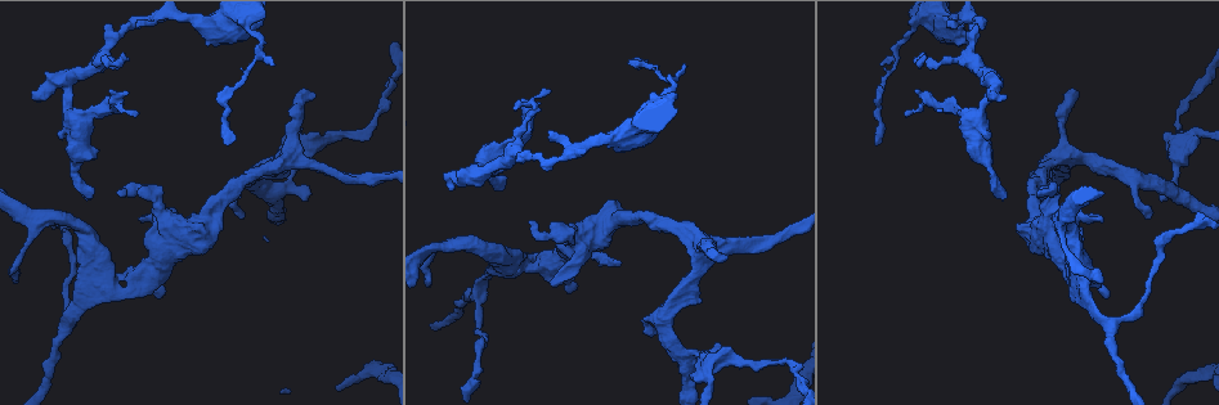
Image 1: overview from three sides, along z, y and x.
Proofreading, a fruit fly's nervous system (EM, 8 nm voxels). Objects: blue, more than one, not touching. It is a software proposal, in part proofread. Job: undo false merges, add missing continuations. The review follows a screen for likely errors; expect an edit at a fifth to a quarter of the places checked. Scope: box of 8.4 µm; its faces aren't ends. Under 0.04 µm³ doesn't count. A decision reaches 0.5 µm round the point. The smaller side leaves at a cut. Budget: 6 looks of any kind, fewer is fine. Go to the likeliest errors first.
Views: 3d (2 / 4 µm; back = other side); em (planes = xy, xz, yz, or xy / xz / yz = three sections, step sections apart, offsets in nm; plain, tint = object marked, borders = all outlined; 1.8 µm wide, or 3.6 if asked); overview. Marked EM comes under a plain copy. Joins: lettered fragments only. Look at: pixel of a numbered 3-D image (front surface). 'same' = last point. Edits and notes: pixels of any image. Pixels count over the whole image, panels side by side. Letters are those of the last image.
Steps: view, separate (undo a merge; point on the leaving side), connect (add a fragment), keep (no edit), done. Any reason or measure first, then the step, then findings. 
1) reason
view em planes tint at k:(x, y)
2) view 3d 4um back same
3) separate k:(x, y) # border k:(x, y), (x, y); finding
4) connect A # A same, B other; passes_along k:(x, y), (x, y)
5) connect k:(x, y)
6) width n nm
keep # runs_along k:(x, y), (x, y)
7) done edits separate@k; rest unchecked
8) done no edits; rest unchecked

free end
view 3d 4um at 1:(925, 58)

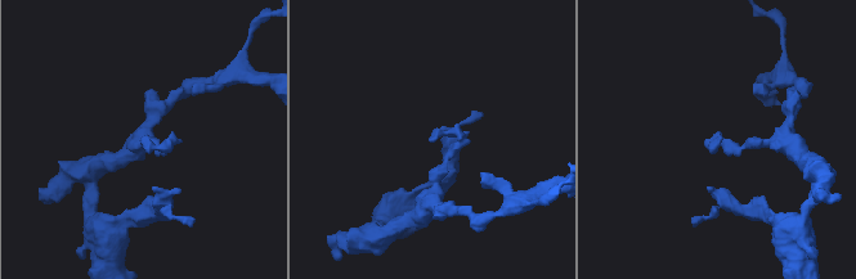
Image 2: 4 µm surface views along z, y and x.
view em 3.6um xy step 8 borders at 2:(147, 139)

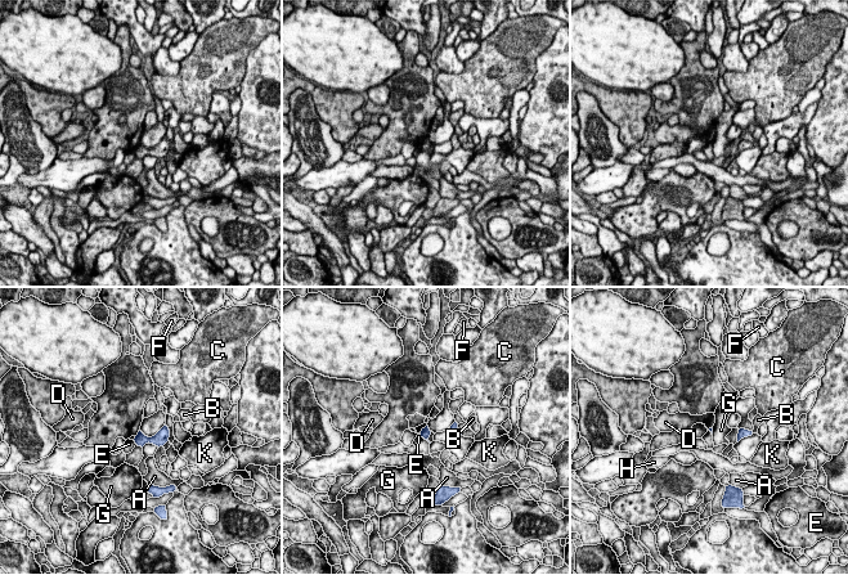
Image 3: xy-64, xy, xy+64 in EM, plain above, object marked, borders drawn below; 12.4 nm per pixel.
another direction
view em 3.6um xz step 4 borders same

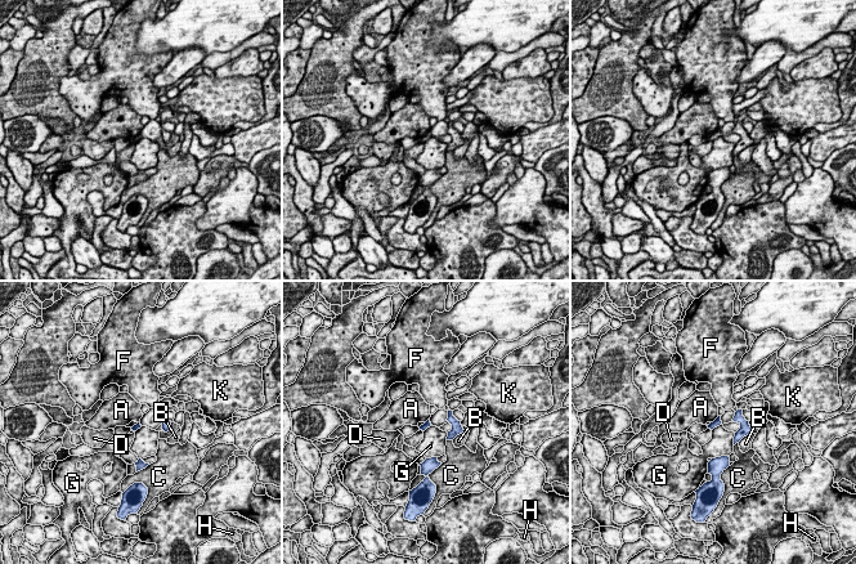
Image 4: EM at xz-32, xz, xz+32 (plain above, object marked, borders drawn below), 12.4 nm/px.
keep # A other, B other, C other, D other, F other, G other, H other, K other; border 4:(727, 455), (712, 459); none of them fits

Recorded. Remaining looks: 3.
an open end
view em planes borders at 1:(875, 140)

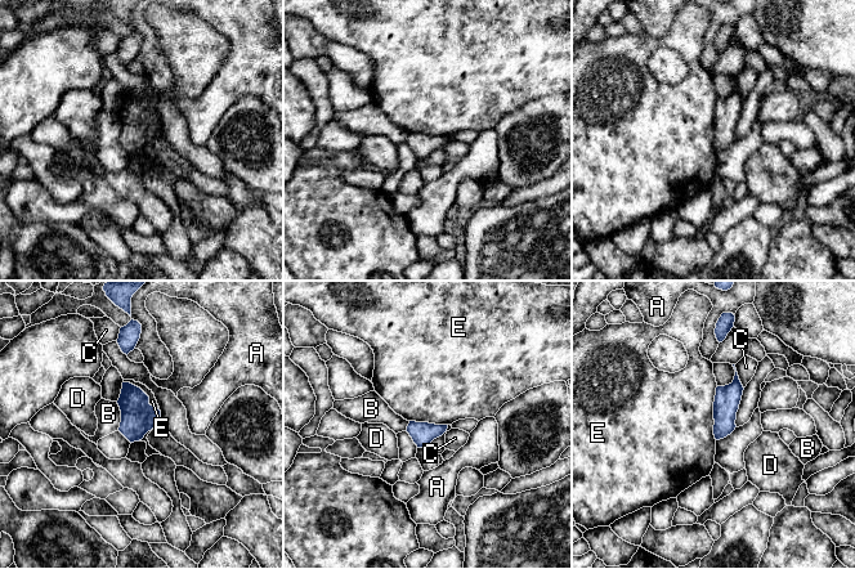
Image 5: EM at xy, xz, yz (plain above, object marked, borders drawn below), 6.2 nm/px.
keep # A other, B other, C other, D other, E other; none of them fits

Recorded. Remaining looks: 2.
branch point
view em planes borders at 1:(101, 273)

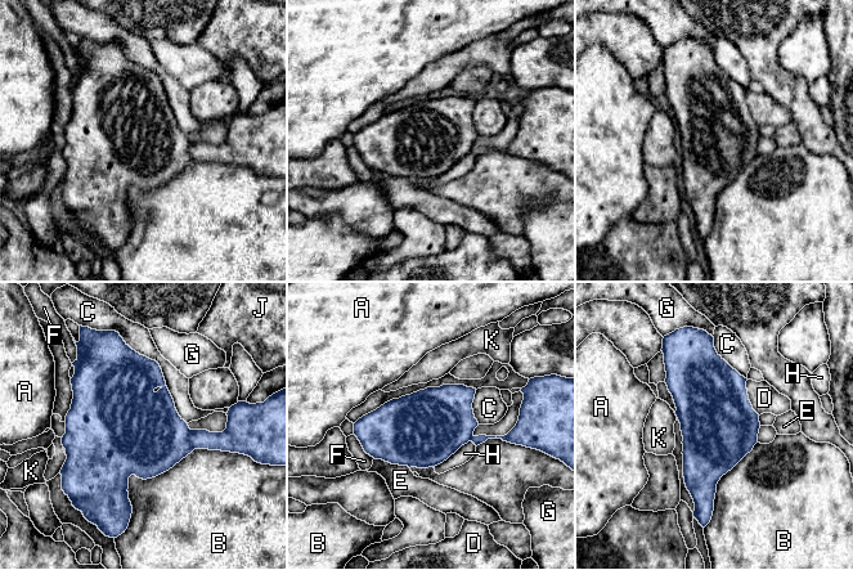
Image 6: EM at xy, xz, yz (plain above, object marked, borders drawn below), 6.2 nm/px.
keep # A other, B other, C other, D other, E other, F other, G other, H other, J other, K other; border 6:(476, 445), (462, 444), (434, 467); all the same neuron

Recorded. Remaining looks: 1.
done no edits; rest unchecked

